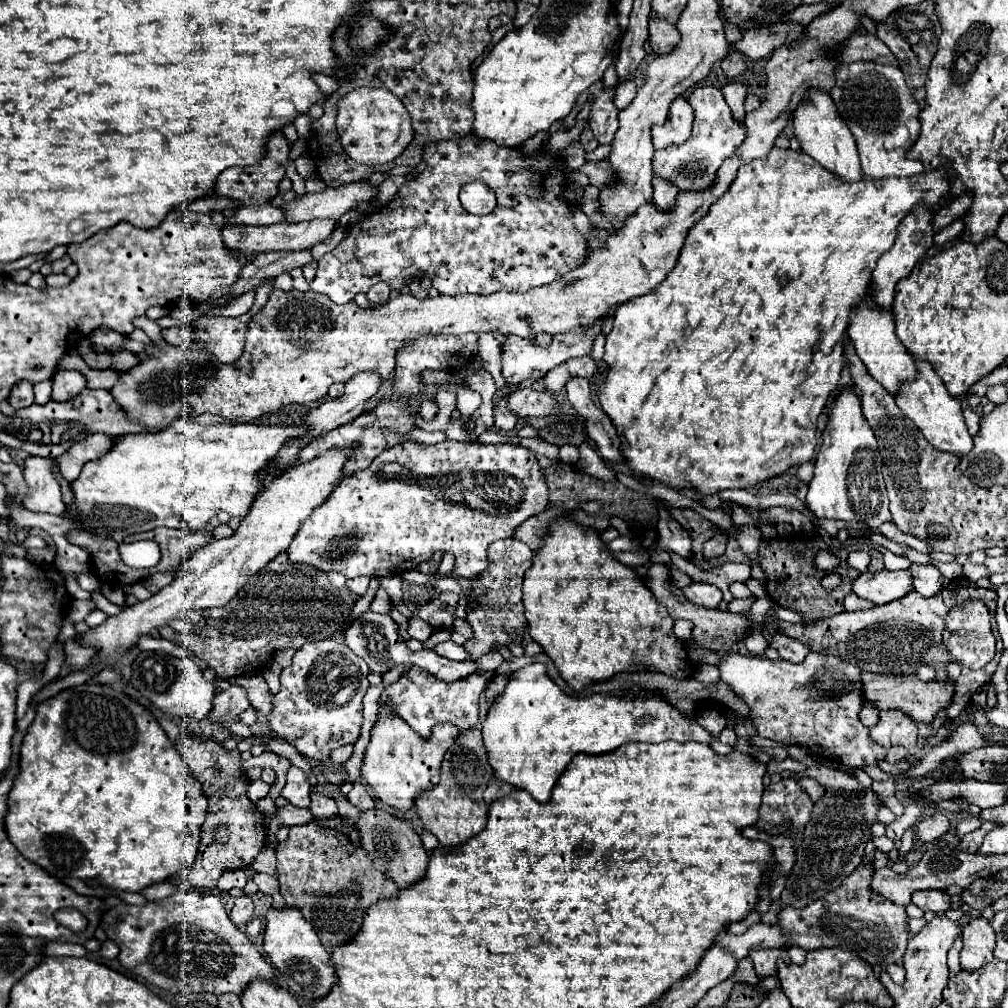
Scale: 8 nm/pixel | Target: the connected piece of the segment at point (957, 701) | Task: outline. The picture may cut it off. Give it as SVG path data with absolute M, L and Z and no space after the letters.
M999 636L996 638L996 654L994 659L984 669L978 669L978 671L966 669L966 671L962 671L962 675L958 679L952 681L954 697L952 697L952 703L946 707L946 713L948 713L950 719L958 719L962 715L962 711L966 711L968 705L972 703L974 693L978 689L982 689L990 681L992 673L996 671L996 665L999 663L1003 649L1002 639Z

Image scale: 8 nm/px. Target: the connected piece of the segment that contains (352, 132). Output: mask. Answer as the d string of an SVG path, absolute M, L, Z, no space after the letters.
M354 89L338 101L336 129L342 147L350 159L364 165L384 165L398 157L412 141L414 131L410 123L410 113L398 97L386 89Z

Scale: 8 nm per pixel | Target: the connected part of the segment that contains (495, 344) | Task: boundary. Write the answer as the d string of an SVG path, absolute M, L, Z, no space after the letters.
M478 333L478 343L476 343L476 349L478 349L478 361L480 365L492 373L494 381L496 381L496 387L504 389L506 387L506 381L502 377L502 365L500 365L500 341L494 339L492 333Z

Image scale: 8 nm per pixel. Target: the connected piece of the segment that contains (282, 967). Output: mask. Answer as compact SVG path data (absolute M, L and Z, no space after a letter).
M270 907L266 913L266 929L264 929L264 951L270 957L270 963L280 973L282 985L290 989L294 995L304 997L304 1001L314 1001L326 995L330 987L336 983L336 971L330 961L330 955L322 947L314 927L302 919L298 907Z

